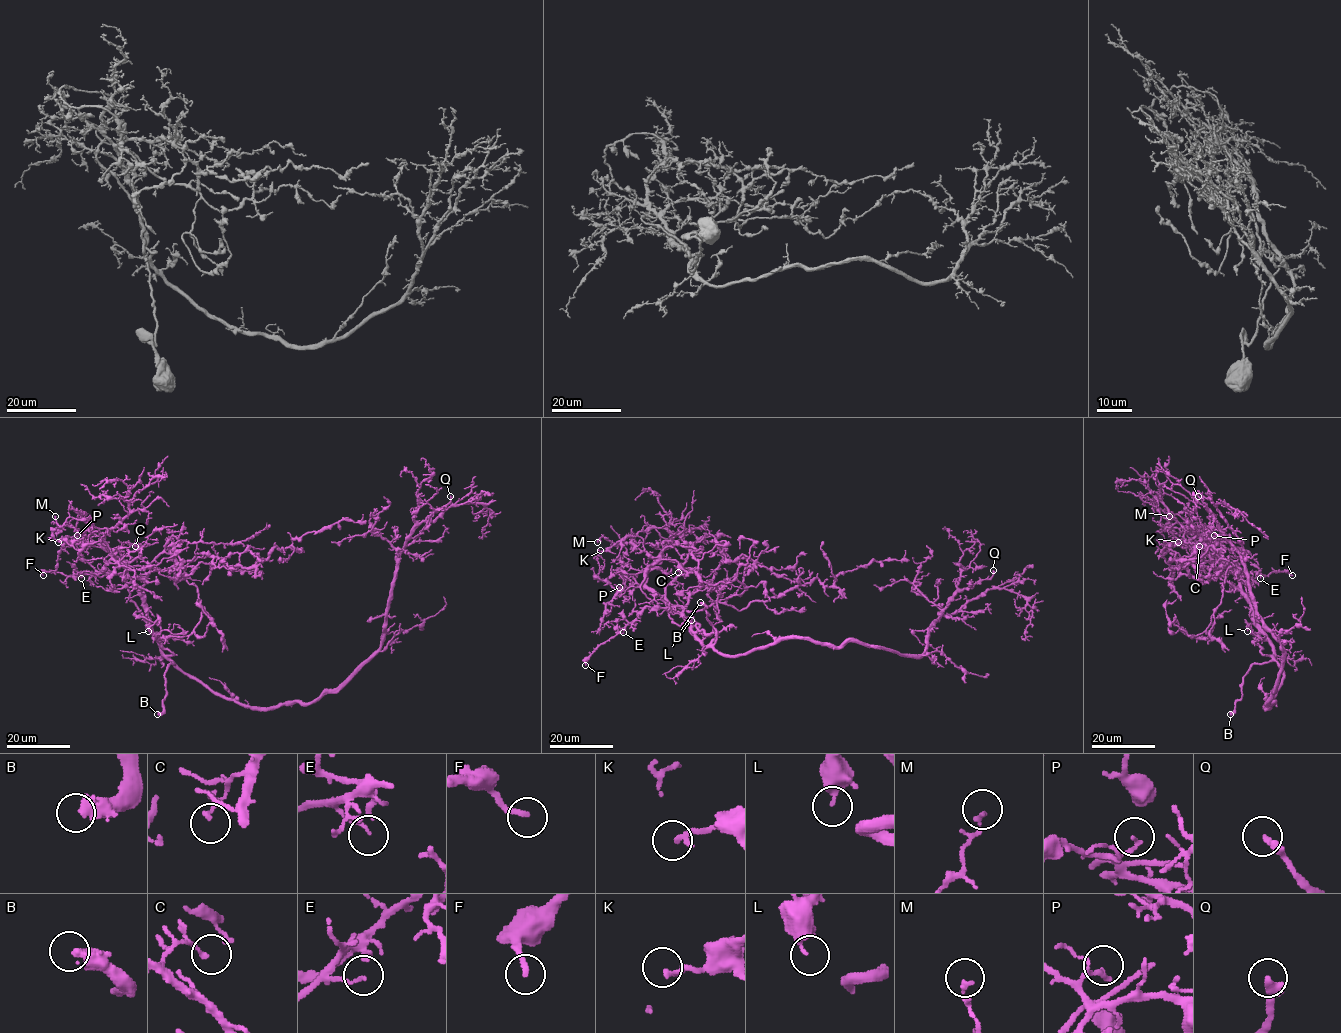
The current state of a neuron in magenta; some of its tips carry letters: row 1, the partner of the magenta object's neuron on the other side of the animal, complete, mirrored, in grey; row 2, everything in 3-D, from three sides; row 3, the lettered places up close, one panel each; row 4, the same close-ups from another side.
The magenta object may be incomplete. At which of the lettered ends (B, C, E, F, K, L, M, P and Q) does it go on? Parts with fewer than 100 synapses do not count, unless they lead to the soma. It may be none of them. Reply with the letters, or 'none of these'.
B

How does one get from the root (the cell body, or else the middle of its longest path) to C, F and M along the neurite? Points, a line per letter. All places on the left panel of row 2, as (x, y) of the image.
C: (214, 694), (186, 675), (163, 652), (148, 623), (145, 598), (123, 564), (138, 555), (135, 546)
F: (214, 694), (163, 652), (148, 623), (145, 598), (129, 579), (105, 572), (43, 575)
M: (214, 694), (163, 652), (148, 623), (145, 598), (103, 545), (111, 528), (71, 517), (59, 526), (55, 516)

